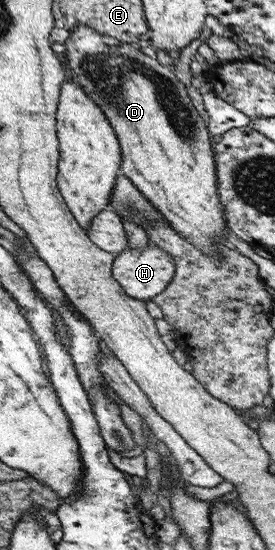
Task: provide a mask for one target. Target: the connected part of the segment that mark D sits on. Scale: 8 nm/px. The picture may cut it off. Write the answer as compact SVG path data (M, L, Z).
M77 27L63 44L68 68L88 98L102 110L116 135L120 147L122 175L156 208L168 226L204 256L218 256L214 244L225 238L226 217L216 193L216 170L212 139L202 116L192 107L184 84L157 59L144 55L135 45L120 43L115 38L97 34L87 27Z

